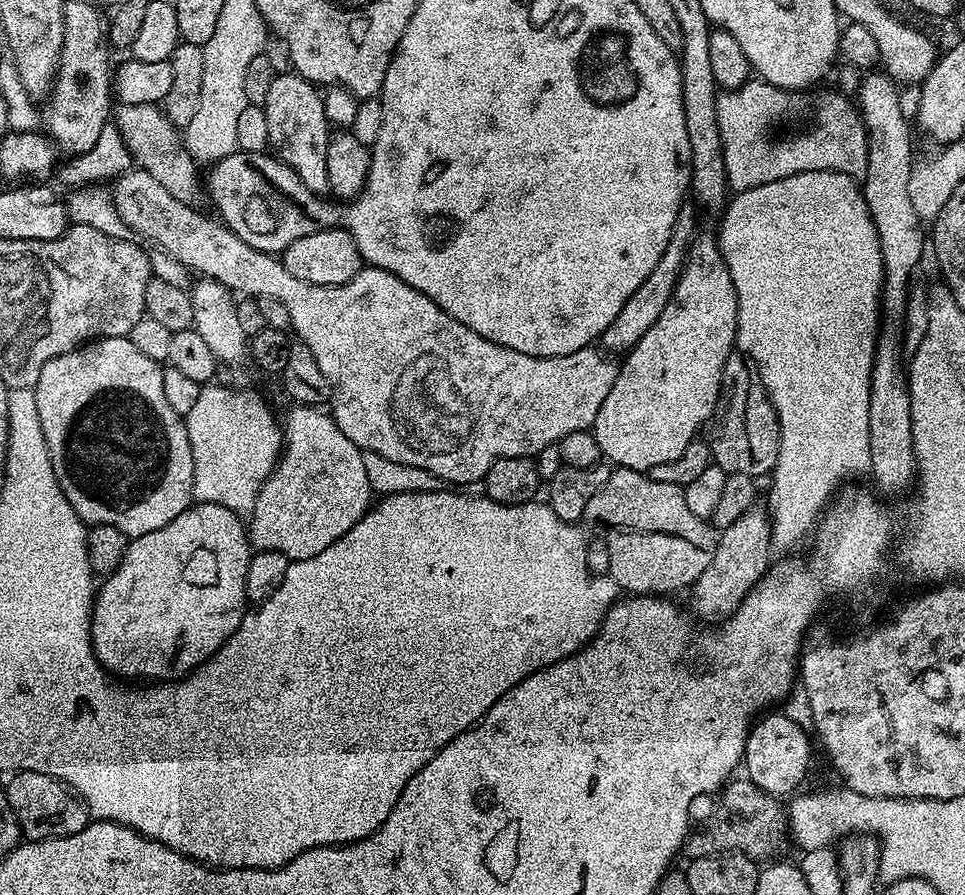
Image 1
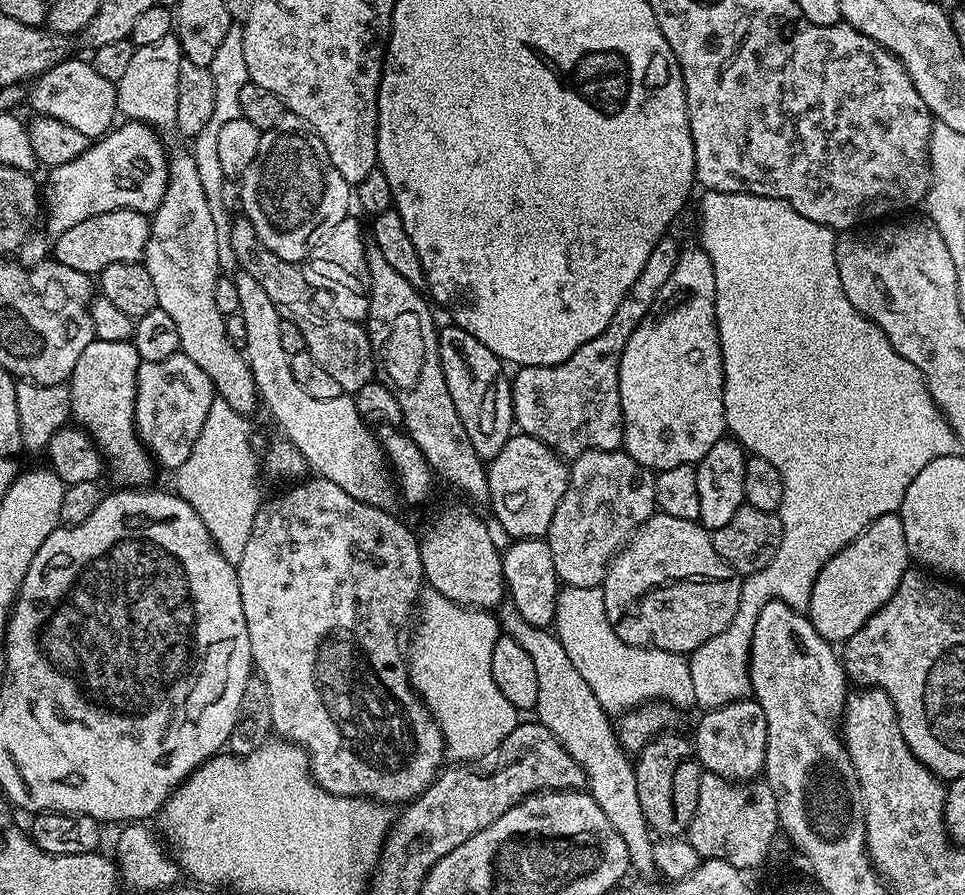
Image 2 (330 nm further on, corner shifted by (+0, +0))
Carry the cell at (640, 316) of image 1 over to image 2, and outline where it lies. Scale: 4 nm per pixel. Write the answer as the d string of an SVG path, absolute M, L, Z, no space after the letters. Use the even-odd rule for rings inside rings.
M665 238L650 250L650 258L646 258L646 266L642 266L642 274L634 278L634 286L622 298L618 310L614 310L614 318L610 318L610 326L598 334L598 338L590 338L586 346L578 346L566 362L541 368L520 368L517 376L511 377L512 415L514 424L523 435L538 438L544 444L555 448L565 458L575 458L590 450L617 451L624 443L624 419L620 409L620 363L626 350L626 342L630 342L630 334L638 330L638 326L653 311L652 303L660 300L662 286L666 286L666 278L674 274L674 266L678 266L678 258L682 251L671 238Z

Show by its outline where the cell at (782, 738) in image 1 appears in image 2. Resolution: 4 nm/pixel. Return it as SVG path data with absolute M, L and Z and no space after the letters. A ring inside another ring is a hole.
M754 698L735 700L721 708L710 708L696 724L694 747L704 772L712 772L733 782L752 782L763 773L766 762L766 714Z

